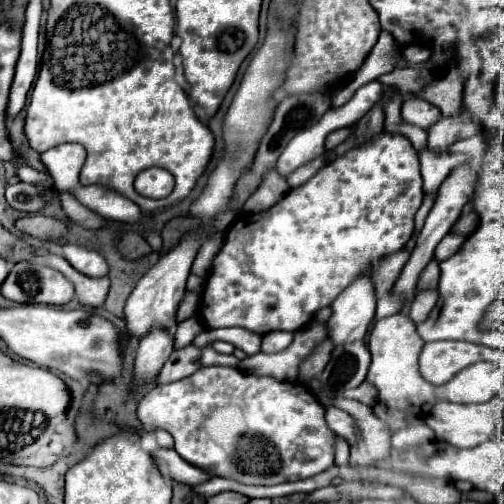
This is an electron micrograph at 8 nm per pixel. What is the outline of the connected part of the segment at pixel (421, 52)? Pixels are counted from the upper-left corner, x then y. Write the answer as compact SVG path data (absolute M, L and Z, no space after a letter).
M410 45L410 47L404 47L402 51L402 57L406 59L406 63L410 65L418 65L418 63L424 63L430 59L430 49L428 47L422 47L422 45Z

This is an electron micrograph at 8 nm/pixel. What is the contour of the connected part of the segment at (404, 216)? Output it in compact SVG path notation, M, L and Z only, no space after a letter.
M380 133L362 149L350 149L336 161L322 167L310 181L290 189L286 197L270 207L270 211L242 213L230 225L226 241L212 261L210 277L204 287L202 315L210 329L242 327L258 335L270 331L298 331L316 311L332 305L332 301L360 275L360 271L376 259L402 249L412 231L414 215L422 205L422 177L418 153L402 135Z

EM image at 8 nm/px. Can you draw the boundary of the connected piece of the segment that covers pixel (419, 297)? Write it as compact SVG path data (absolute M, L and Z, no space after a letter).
M432 289L432 291L418 291L414 301L412 301L412 307L410 307L410 319L414 323L424 321L424 317L432 311L436 299L438 299L438 291L436 289Z

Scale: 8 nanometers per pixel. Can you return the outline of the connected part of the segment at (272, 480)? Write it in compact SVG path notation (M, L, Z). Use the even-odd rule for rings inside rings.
M200 367L194 375L190 375L186 379L180 379L178 383L168 383L168 385L162 385L162 387L154 387L150 393L146 393L142 397L142 401L138 405L138 419L142 421L142 425L168 431L174 437L174 451L184 461L188 461L194 467L200 467L200 469L208 471L214 477L232 479L232 481L238 481L238 483L244 483L244 485L278 485L278 483L286 483L286 481L308 479L308 477L314 477L314 475L326 471L334 463L334 453L332 453L334 433L326 425L324 413L326 413L326 409L320 405L320 401L310 393L310 389L304 383L278 381L274 377L258 377L258 375L250 375L246 371L240 371L236 367Z

